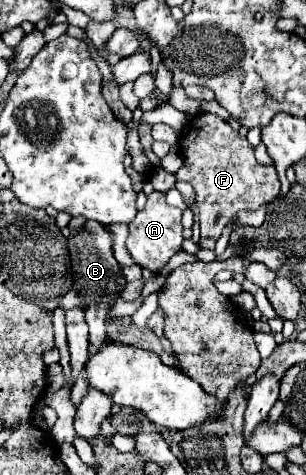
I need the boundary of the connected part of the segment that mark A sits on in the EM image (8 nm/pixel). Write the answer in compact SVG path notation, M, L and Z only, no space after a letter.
M154 191L148 195L146 207L136 213L136 217L128 223L128 237L126 239L126 249L130 257L142 267L152 273L158 273L172 255L176 255L182 249L184 237L182 237L182 209L170 207L166 203L166 195L160 191Z

